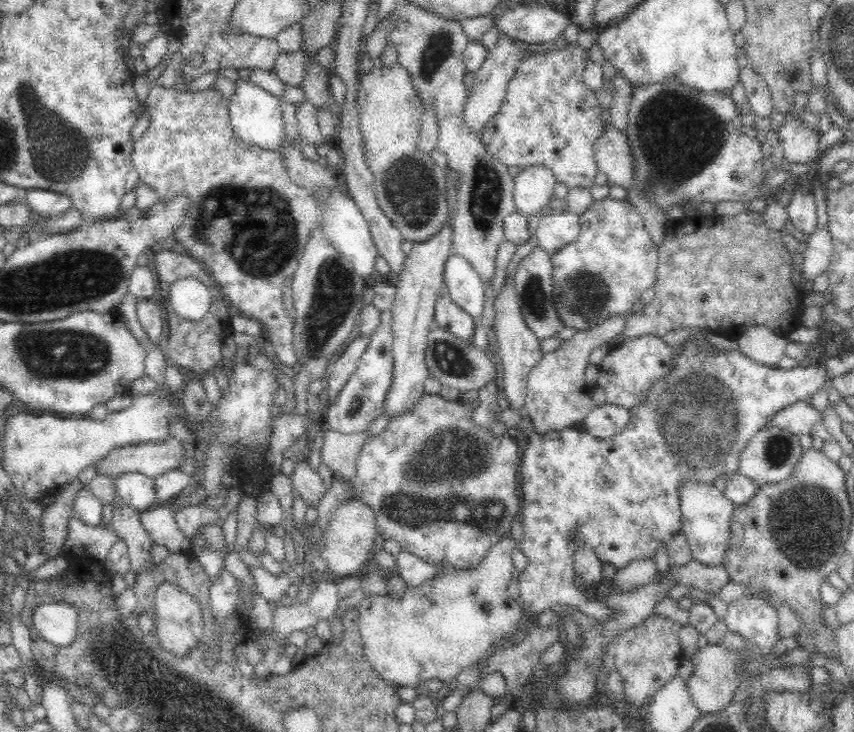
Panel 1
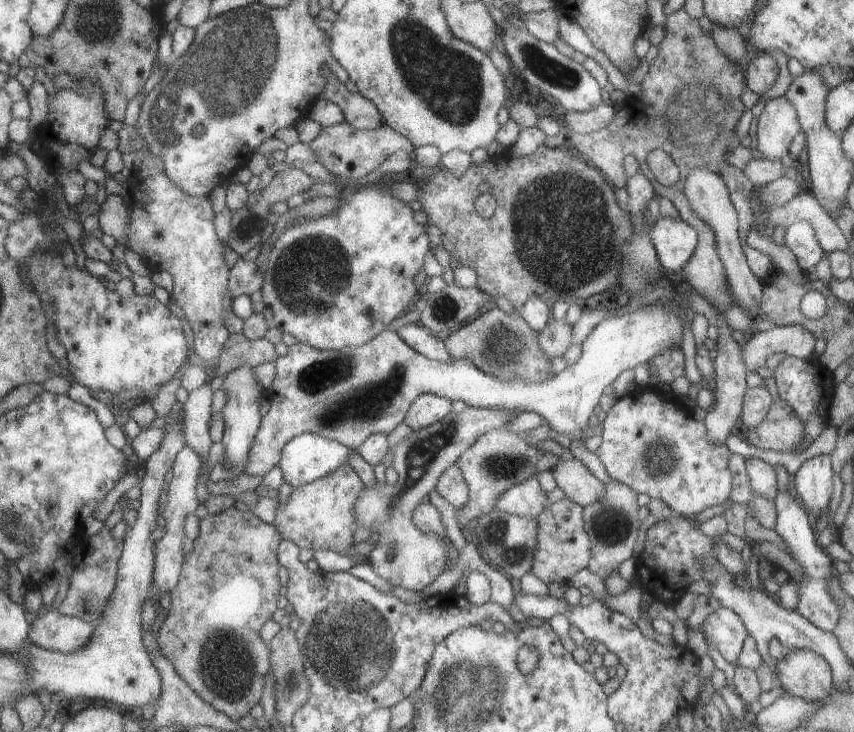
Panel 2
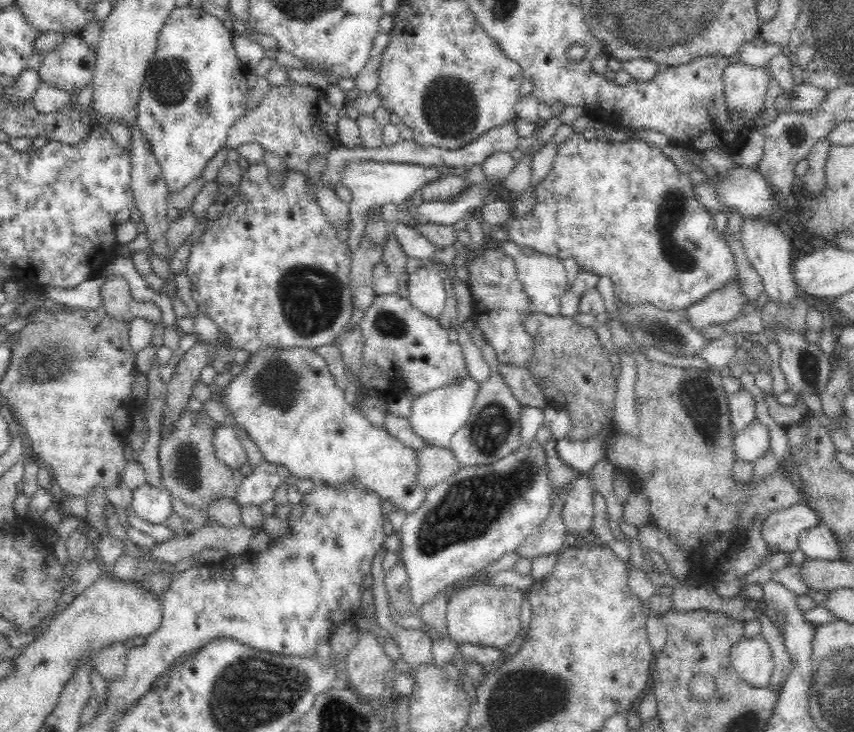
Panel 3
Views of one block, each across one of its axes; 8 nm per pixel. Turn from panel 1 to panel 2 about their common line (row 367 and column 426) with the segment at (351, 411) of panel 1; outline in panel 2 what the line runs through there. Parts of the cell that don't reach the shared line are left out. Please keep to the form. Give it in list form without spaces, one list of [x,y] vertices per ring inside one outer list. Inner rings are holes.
[[[686,292],[674,296],[674,308],[680,314],[672,314],[662,304],[656,308],[641,308],[634,312],[623,312],[599,322],[582,345],[582,354],[577,362],[564,367],[562,371],[544,380],[544,382],[526,382],[524,380],[500,380],[498,376],[482,372],[477,364],[468,358],[452,358],[450,362],[431,359],[417,349],[412,348],[398,334],[398,331],[388,329],[374,340],[362,346],[346,347],[342,350],[324,350],[311,344],[299,341],[289,349],[289,352],[277,360],[277,376],[270,386],[272,389],[271,410],[265,416],[261,430],[258,433],[253,450],[250,452],[250,462],[246,472],[252,476],[265,477],[276,468],[282,460],[282,454],[290,440],[312,432],[338,440],[348,448],[359,449],[372,435],[389,435],[405,422],[413,404],[425,393],[434,393],[448,397],[453,401],[463,400],[470,407],[504,408],[510,412],[536,413],[542,416],[548,425],[554,428],[560,438],[566,443],[571,440],[583,440],[585,430],[589,426],[590,416],[604,394],[604,388],[612,384],[623,370],[635,369],[640,364],[648,362],[654,354],[682,346],[682,330],[688,330],[692,324],[693,311],[690,298]]]

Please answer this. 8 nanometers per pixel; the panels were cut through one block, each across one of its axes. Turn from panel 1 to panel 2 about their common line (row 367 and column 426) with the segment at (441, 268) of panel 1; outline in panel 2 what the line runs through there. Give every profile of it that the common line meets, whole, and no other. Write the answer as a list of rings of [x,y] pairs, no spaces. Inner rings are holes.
[[[425,393],[413,404],[405,423],[419,431],[441,423],[454,410],[454,401],[434,393]]]

